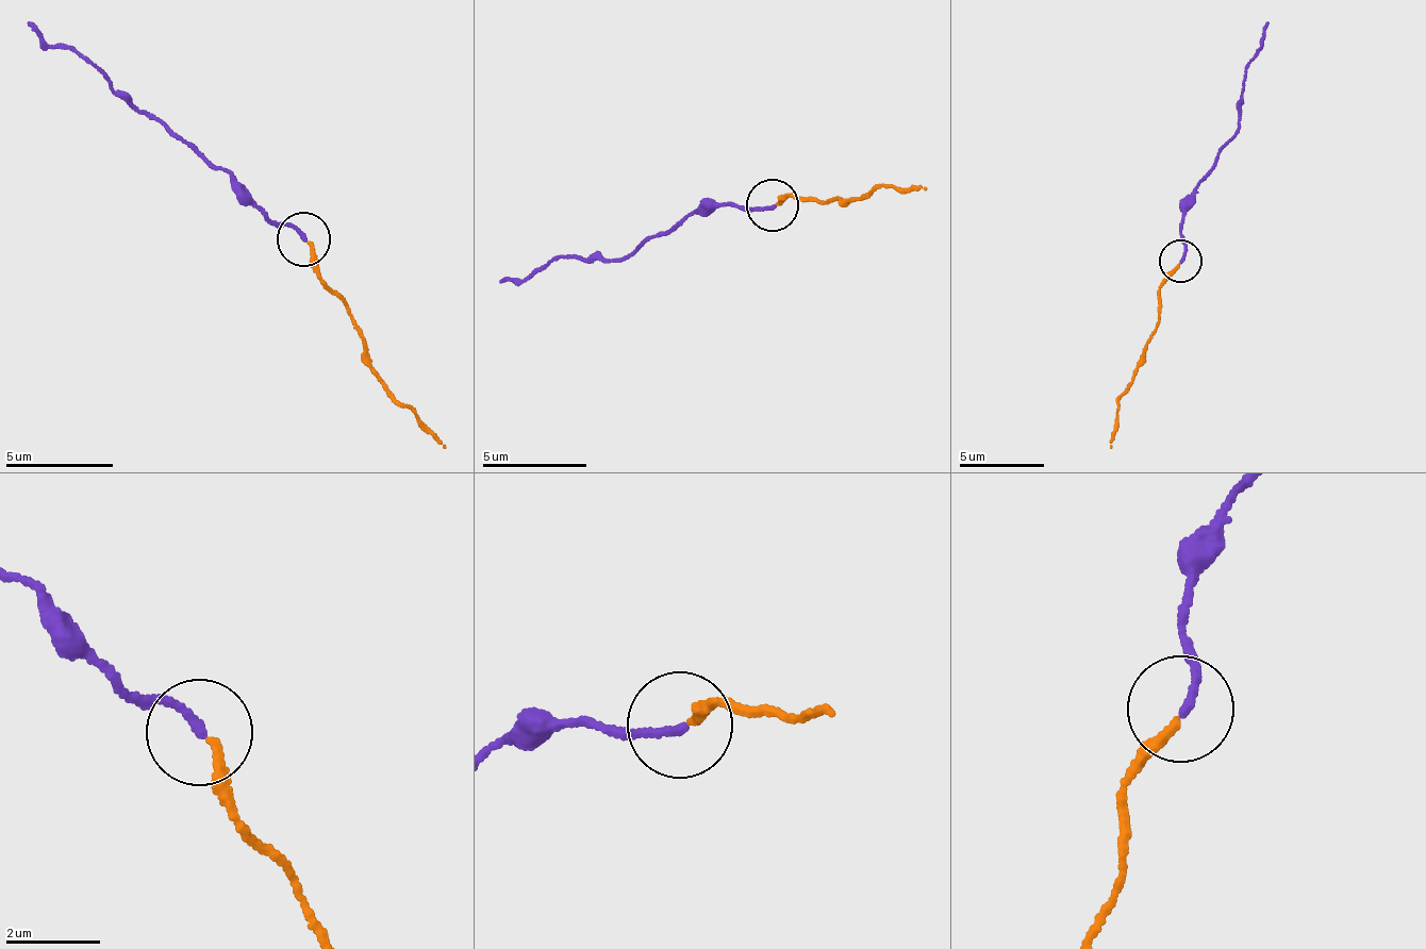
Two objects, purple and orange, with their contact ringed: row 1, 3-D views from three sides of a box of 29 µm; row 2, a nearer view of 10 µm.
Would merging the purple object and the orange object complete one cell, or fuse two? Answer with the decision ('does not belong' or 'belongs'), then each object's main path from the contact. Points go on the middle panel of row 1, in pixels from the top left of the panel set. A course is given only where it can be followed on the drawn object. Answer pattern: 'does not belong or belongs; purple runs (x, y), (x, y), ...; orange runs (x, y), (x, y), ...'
does not belong; purple runs (770, 203), (728, 201), (691, 216), (675, 231), (627, 255), (565, 255), (501, 284); orange runs (777, 205), (780, 200), (842, 202), (891, 184), (925, 190)

